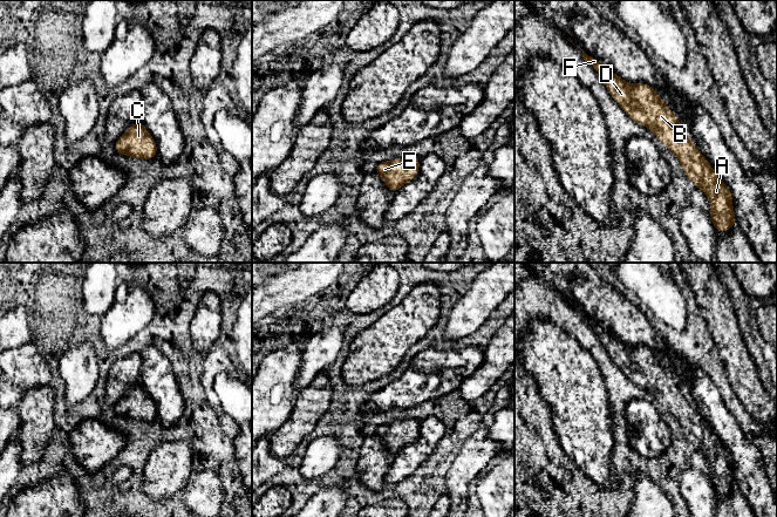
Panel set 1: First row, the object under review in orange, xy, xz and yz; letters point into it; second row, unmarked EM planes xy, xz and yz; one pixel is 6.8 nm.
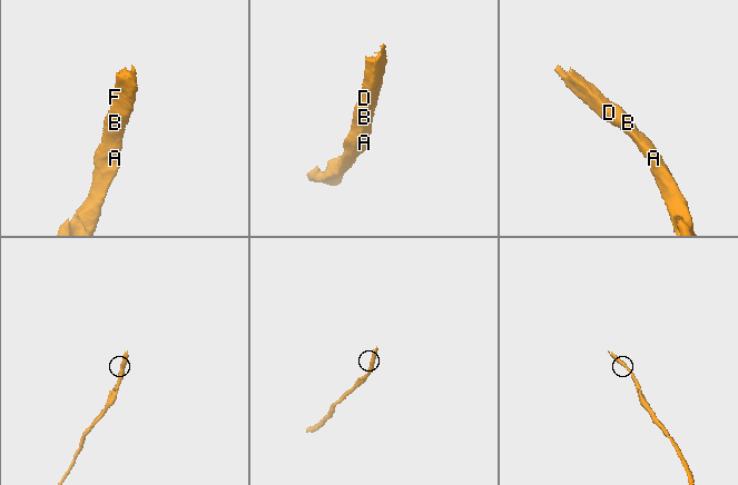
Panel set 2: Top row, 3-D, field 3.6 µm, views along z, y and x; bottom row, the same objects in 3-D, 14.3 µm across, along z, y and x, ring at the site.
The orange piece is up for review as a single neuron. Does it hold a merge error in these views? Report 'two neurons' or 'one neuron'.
one neuron

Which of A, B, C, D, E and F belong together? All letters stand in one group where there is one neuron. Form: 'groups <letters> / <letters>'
groups A B C D E F

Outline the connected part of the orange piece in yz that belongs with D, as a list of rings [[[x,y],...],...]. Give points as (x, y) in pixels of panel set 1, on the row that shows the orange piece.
[[[584,50],[582,57],[599,73],[609,95],[627,115],[634,122],[652,130],[655,137],[675,154],[687,177],[708,196],[711,205],[709,216],[716,231],[728,232],[737,223],[734,216],[731,191],[691,142],[677,117],[662,98],[646,83],[625,82]]]

